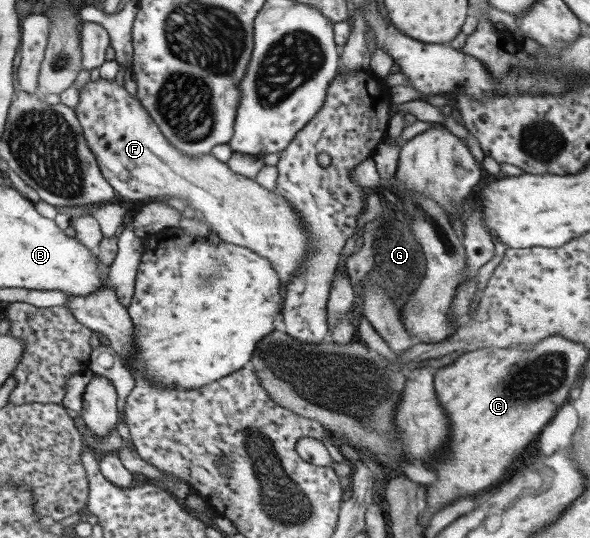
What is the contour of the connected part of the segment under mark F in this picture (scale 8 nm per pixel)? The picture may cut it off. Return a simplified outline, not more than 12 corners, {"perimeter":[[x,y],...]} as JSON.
{"perimeter":[[118,81],[75,112],[119,195],[187,199],[287,288],[313,251],[284,194],[172,145]]}

